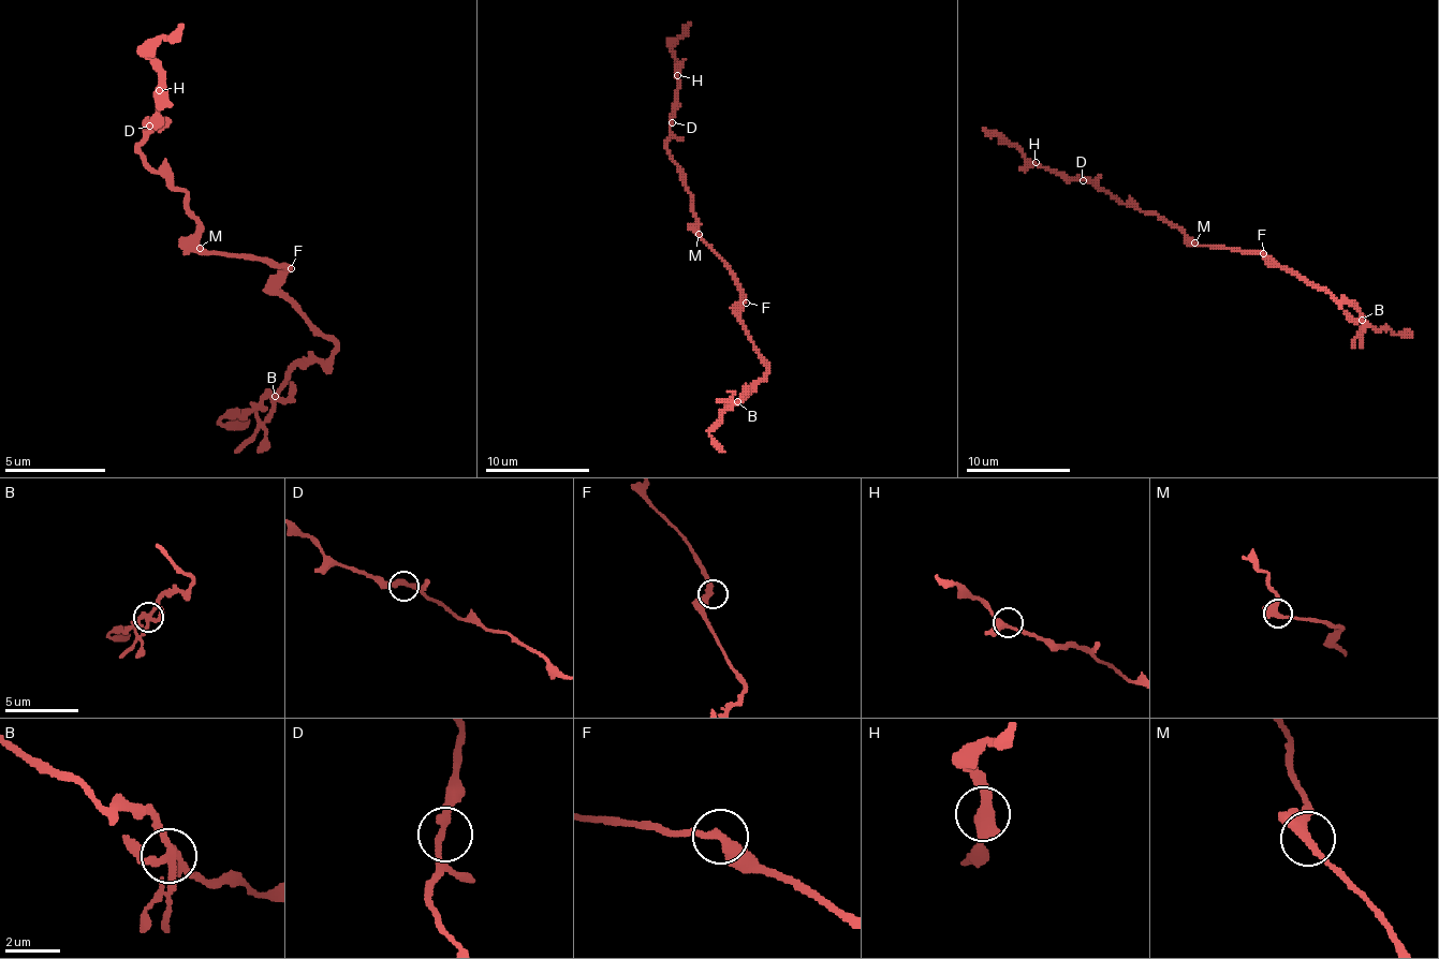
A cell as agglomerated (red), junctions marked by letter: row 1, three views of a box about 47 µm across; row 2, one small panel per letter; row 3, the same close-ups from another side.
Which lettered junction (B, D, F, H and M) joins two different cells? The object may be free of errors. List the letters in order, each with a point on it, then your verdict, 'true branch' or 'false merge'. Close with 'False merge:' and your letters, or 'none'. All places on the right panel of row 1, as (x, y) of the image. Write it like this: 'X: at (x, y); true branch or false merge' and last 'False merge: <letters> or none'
B: at (1362, 320); false merge
D: at (1083, 180); true branch
F: at (1263, 253); true branch
H: at (1036, 162); true branch
M: at (1194, 242); true branch
False merge: B

